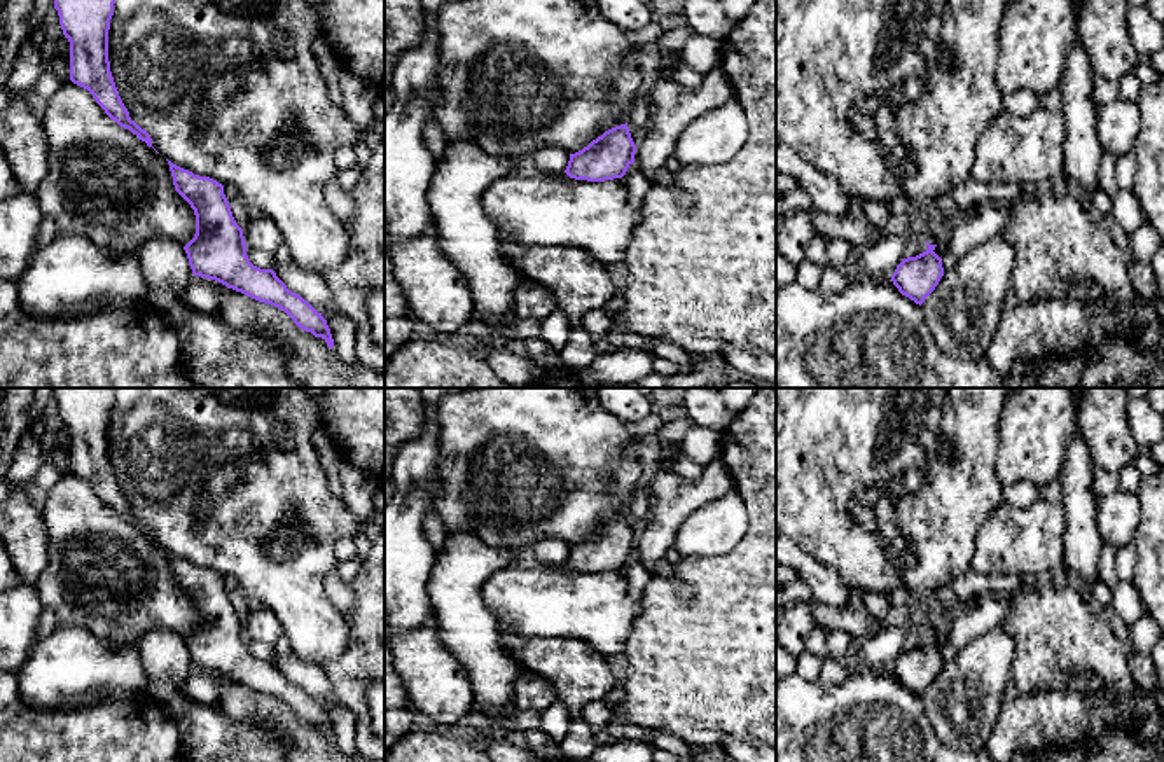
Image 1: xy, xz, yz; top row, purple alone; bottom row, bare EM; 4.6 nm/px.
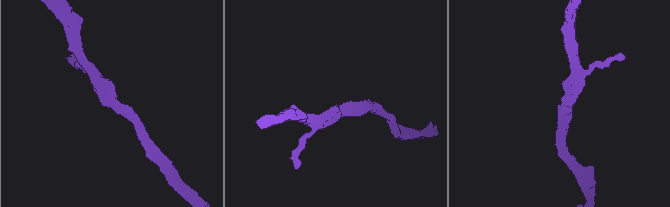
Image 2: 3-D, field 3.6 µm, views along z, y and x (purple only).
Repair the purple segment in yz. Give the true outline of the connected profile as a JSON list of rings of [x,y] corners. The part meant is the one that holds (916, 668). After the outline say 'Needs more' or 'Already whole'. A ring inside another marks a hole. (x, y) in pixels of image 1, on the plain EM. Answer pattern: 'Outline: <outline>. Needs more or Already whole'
Outline: [[[926,633],[926,638],[923,645],[902,650],[891,666],[891,673],[898,683],[919,697],[944,668],[942,650],[933,643],[937,636]]]. Already whole

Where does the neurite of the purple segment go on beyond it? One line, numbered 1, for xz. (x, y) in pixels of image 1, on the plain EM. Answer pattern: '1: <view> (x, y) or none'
1: none

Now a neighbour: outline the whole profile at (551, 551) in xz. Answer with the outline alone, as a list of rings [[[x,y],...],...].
[[[554,537],[542,538],[531,547],[531,554],[538,565],[559,566],[566,561],[568,552],[570,544]]]

